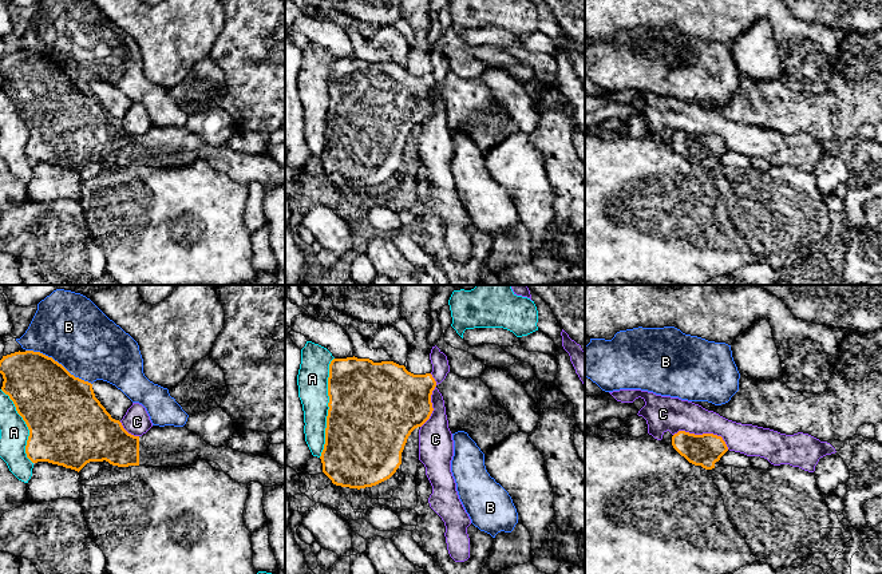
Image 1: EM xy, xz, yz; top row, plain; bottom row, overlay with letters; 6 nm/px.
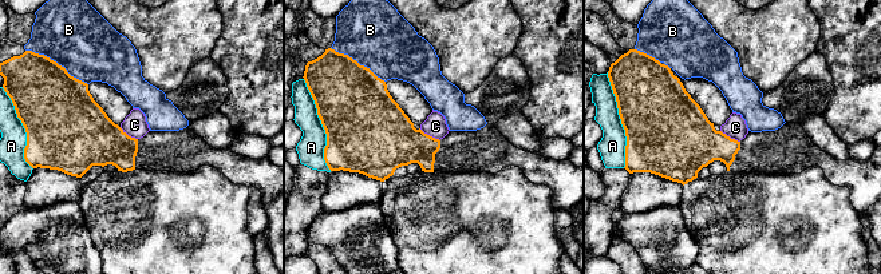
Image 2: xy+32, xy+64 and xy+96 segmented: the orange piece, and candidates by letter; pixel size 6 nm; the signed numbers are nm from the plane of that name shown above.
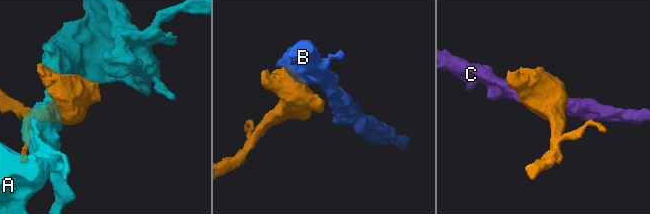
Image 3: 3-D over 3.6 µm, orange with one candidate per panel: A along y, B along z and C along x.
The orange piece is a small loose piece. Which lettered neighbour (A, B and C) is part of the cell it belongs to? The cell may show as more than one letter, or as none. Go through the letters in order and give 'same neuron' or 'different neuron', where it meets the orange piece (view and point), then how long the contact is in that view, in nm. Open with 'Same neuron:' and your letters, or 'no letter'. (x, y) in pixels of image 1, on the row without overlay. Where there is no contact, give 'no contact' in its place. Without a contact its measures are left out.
Same neuron: no letter
A: different neuron | xz (328, 106) | 600 nm
B: different neuron | xy (58, 63) | 460 nm
C: different neuron | yz (703, 134) | 340 nm

